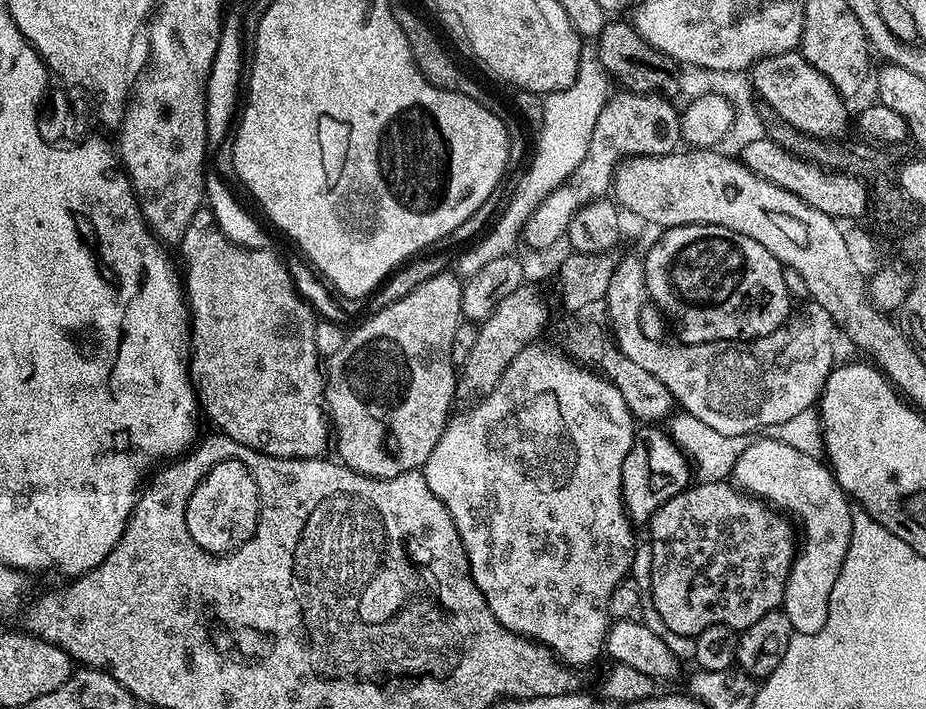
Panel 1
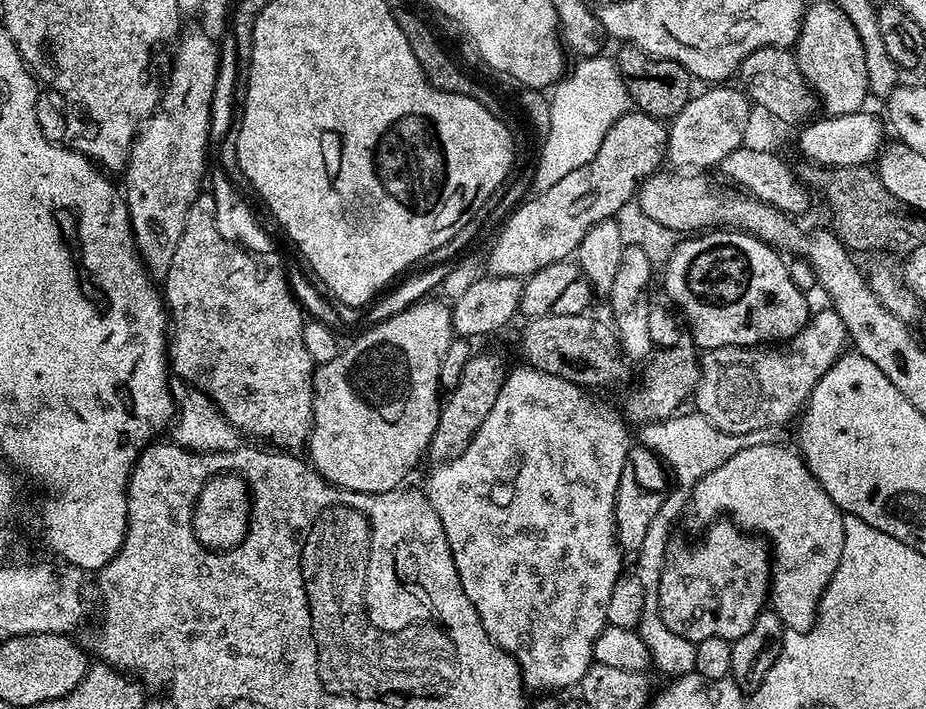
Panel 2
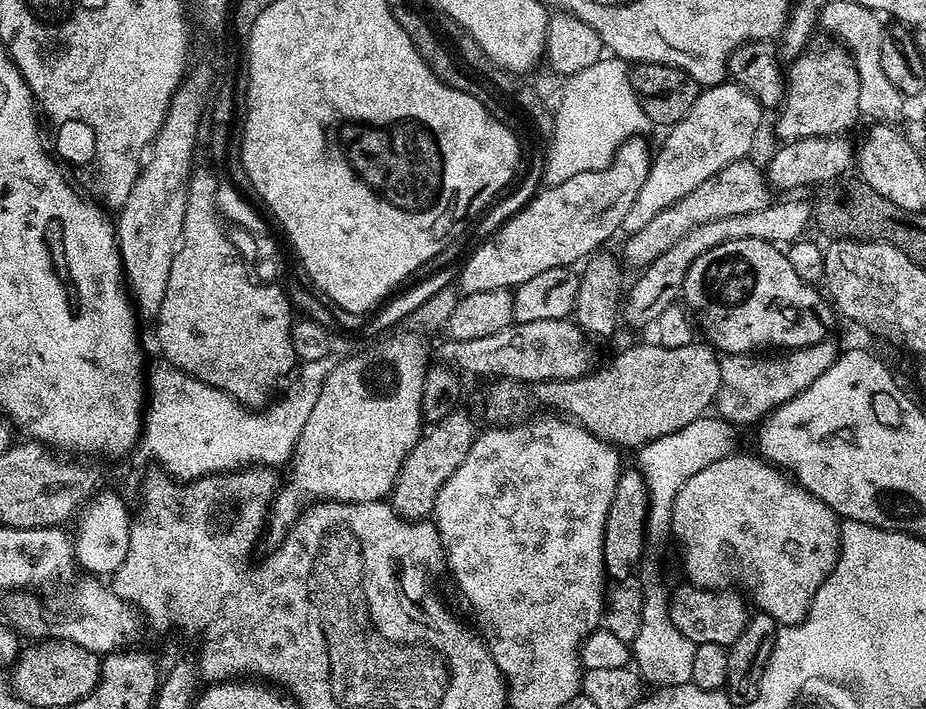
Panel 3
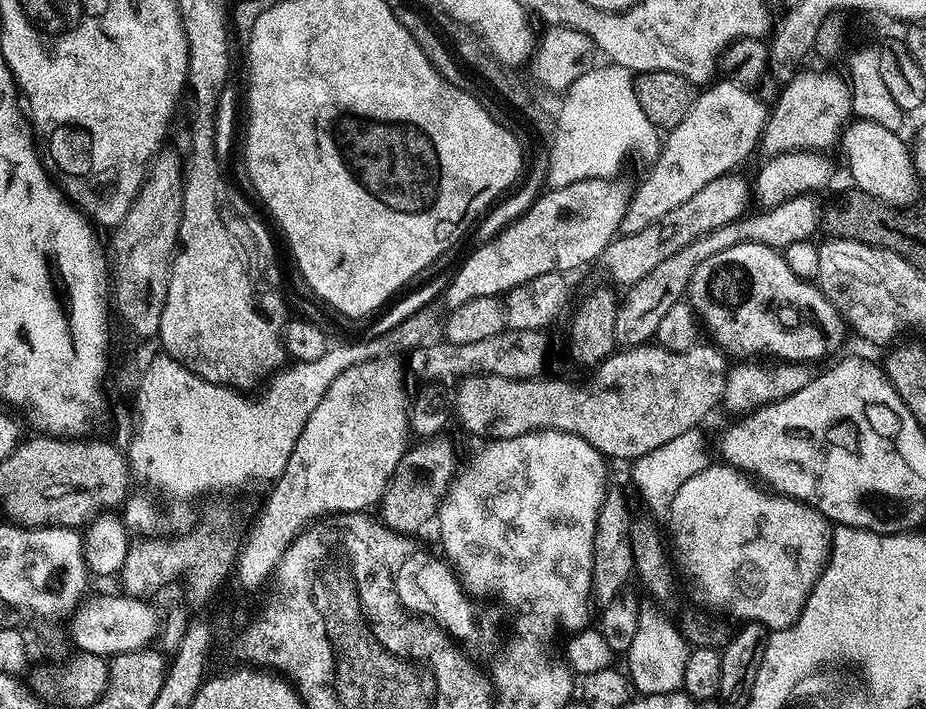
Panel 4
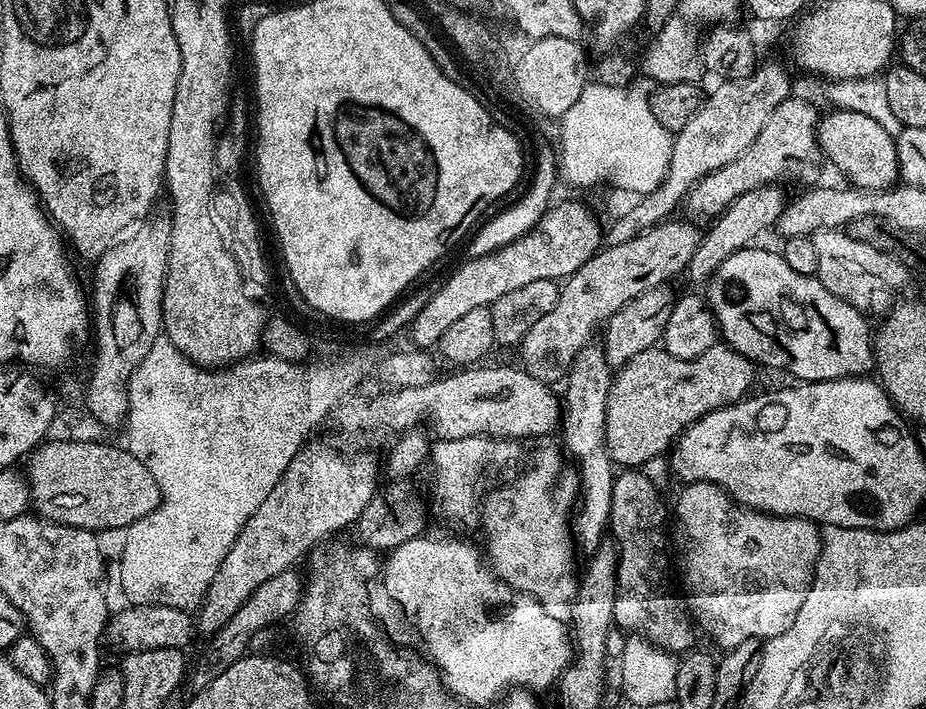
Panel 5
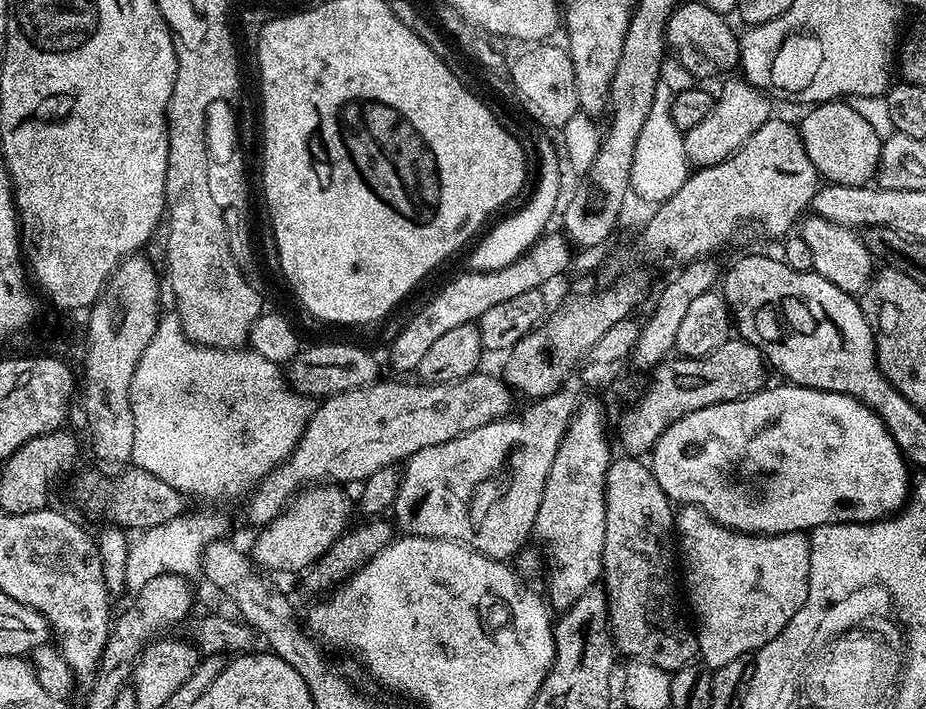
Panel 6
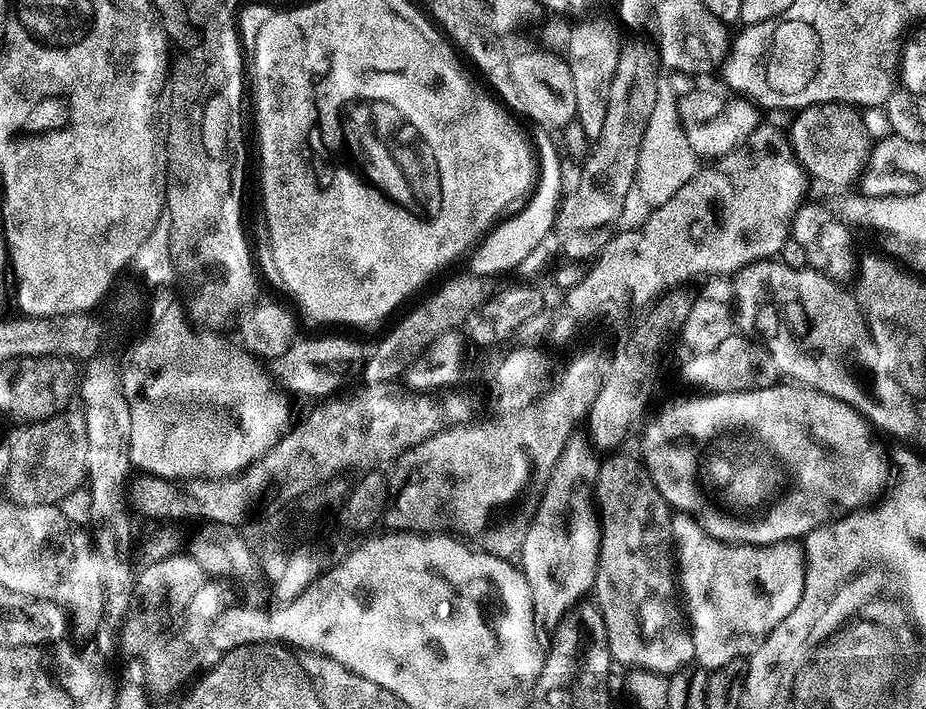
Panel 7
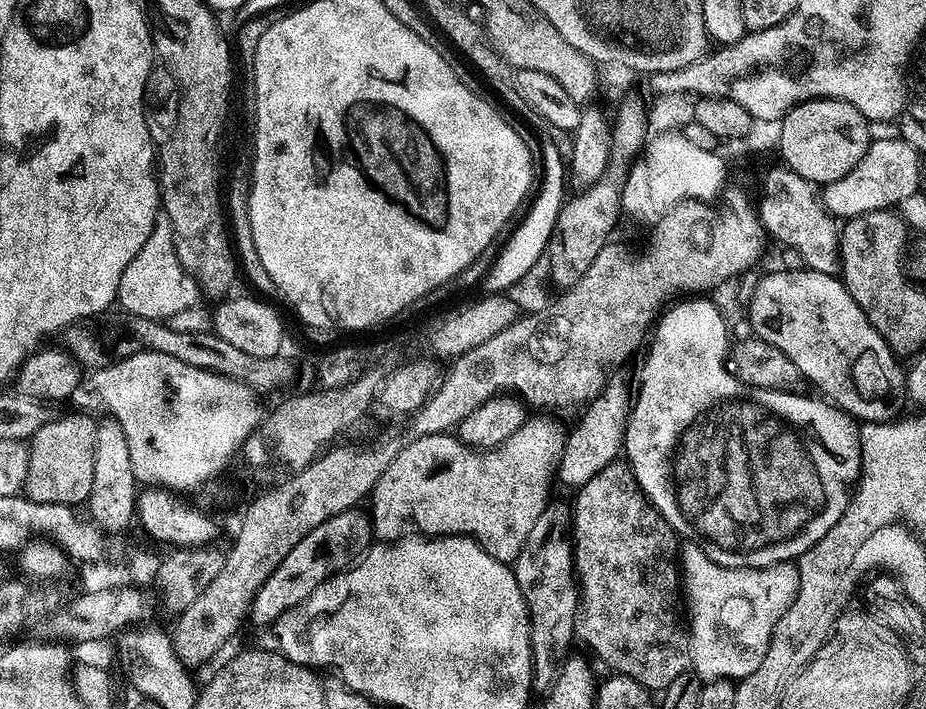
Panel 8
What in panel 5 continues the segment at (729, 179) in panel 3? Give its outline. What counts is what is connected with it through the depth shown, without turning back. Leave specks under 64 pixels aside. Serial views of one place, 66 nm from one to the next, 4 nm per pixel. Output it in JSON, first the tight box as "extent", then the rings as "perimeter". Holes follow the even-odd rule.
{"extent":[519,218,702,386],"perimeter":[[[668,218],[663,223],[655,224],[621,245],[601,247],[600,251],[594,253],[585,264],[578,266],[576,273],[563,281],[552,310],[543,318],[539,318],[519,343],[521,368],[549,386],[555,385],[554,382],[558,380],[563,381],[574,362],[576,353],[593,339],[592,331],[596,327],[597,331],[614,313],[622,310],[622,306],[626,306],[634,298],[638,298],[638,294],[663,285],[667,281],[664,280],[667,276],[676,276],[679,272],[681,275],[687,269],[694,250],[698,250],[702,232],[701,229],[698,230],[691,224],[691,222],[693,223],[691,219],[688,219],[689,221],[674,219]]]}

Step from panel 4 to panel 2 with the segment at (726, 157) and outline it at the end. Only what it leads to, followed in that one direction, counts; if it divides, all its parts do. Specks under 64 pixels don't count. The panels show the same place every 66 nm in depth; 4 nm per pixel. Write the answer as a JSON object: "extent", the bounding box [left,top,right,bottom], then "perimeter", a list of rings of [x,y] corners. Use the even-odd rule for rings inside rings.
{"extent":[666,84,752,175],"perimeter":[[[726,84],[712,86],[710,90],[702,93],[700,91],[693,95],[691,100],[688,100],[686,106],[673,117],[669,125],[668,134],[668,150],[666,153],[666,160],[669,167],[680,173],[681,175],[701,175],[708,168],[717,167],[721,161],[726,158],[736,148],[743,145],[746,124],[748,122],[749,114],[752,111],[751,101],[741,89],[728,88],[732,87]]]}

